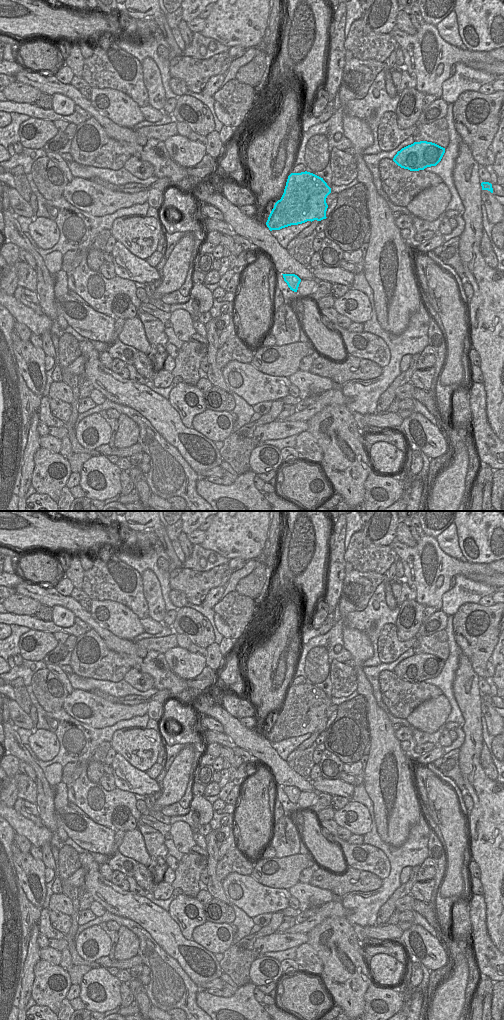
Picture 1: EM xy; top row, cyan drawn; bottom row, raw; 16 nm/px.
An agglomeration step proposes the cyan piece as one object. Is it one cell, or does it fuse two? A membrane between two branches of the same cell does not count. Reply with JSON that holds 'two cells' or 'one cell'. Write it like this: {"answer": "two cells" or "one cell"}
{"answer": "two cells"}

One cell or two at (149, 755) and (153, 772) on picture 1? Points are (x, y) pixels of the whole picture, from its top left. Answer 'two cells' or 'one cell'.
two cells

